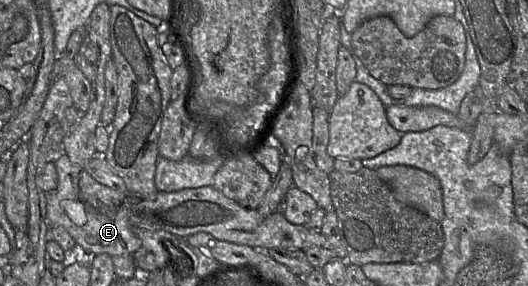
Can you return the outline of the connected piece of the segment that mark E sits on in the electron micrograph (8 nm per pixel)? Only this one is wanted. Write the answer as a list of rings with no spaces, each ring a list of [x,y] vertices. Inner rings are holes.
[[[66,154],[60,156],[55,162],[57,176],[58,176],[58,185],[56,189],[46,195],[47,206],[46,206],[46,218],[49,227],[62,227],[65,229],[69,235],[75,240],[77,244],[77,248],[86,255],[98,255],[98,254],[108,254],[111,257],[114,256],[123,256],[123,255],[132,255],[135,251],[137,251],[141,246],[141,240],[139,238],[139,233],[141,231],[151,230],[151,231],[165,231],[183,238],[186,238],[190,235],[204,232],[208,233],[214,238],[222,241],[227,241],[231,243],[236,243],[240,245],[246,245],[253,247],[254,249],[270,249],[270,248],[280,248],[280,249],[288,249],[288,250],[306,250],[311,247],[323,247],[325,248],[326,239],[323,235],[319,233],[315,233],[310,231],[303,225],[294,225],[286,220],[284,215],[281,212],[275,212],[269,216],[262,216],[258,212],[257,209],[248,209],[235,201],[224,196],[220,191],[215,189],[212,186],[204,186],[199,188],[186,188],[179,191],[173,192],[157,192],[155,196],[152,197],[144,197],[140,194],[134,194],[130,191],[120,192],[115,189],[109,188],[105,185],[98,183],[83,167],[80,167],[76,164],[73,164],[69,157]]]

